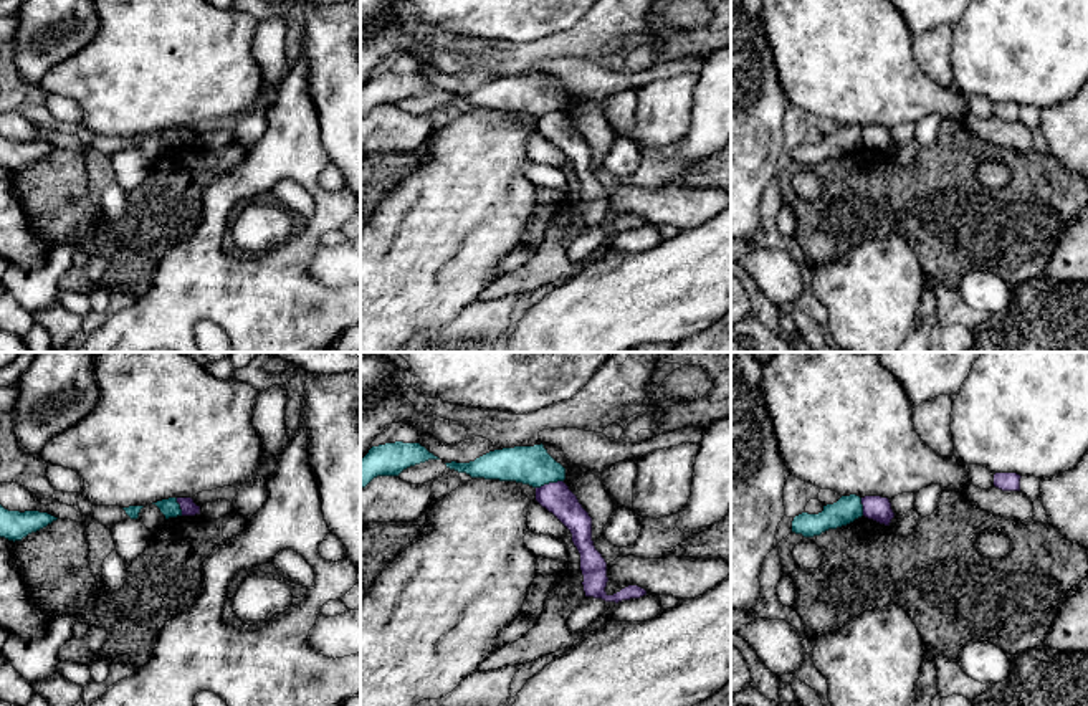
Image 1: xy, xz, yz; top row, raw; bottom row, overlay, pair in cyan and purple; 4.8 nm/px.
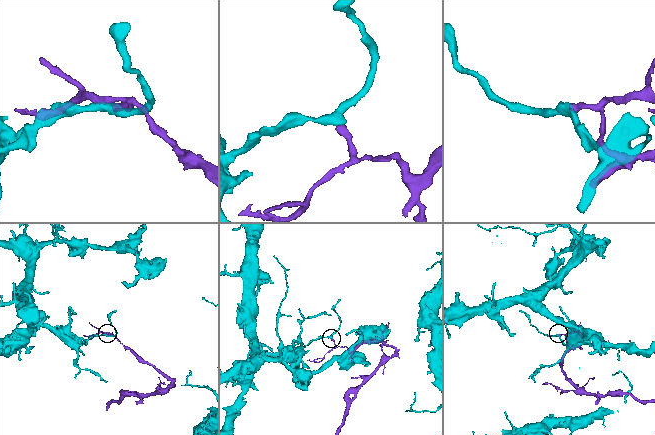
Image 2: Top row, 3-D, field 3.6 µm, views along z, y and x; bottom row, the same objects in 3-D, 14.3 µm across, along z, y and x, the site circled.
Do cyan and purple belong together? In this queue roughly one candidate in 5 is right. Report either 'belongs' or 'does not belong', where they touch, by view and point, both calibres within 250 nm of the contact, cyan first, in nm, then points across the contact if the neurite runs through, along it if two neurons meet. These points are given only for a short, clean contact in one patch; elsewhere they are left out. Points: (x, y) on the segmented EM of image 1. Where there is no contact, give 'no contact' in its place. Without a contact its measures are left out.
does not belong; meets cyan in xz at (549, 481); 190 nm thick on the cyan side, 150 nm on the other; border along xz (563, 480), (536, 488)

